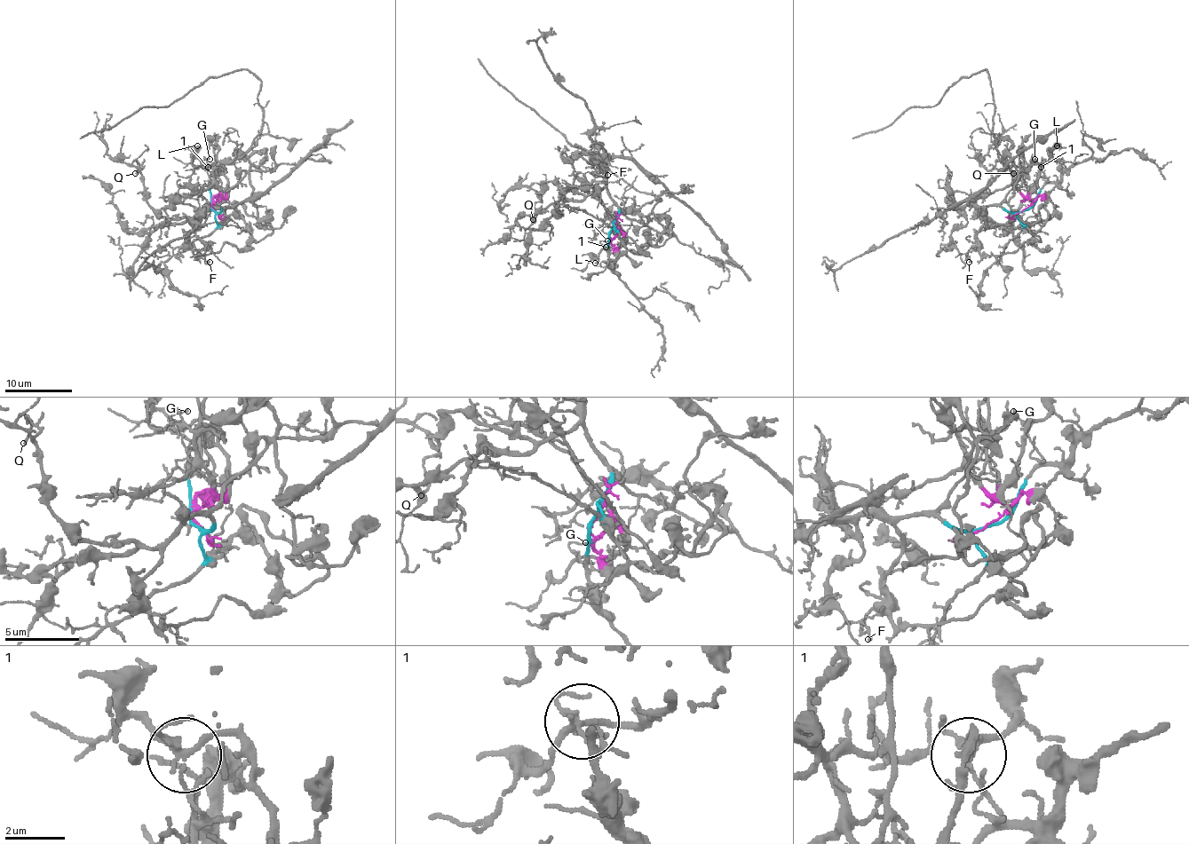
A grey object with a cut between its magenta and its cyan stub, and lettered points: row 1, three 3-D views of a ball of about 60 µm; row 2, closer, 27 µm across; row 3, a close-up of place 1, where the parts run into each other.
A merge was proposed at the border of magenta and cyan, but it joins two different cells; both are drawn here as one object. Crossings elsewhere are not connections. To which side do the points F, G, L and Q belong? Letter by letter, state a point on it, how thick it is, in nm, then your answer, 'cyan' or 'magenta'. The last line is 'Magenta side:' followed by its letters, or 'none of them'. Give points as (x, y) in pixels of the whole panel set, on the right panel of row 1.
F: (969, 262) | 130 nm | cyan
G: (1034, 159) | 110 nm | cyan
L: (1057, 145) | 190 nm | magenta
Q: (1013, 173) | 140 nm | cyan
Magenta side: L

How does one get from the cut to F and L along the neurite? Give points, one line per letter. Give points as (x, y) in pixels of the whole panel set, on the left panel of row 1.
F: (213, 209), (218, 212), (220, 207), (211, 205), (206, 210), (189, 240), (191, 246), (210, 261)
L: (213, 209), (213, 204), (225, 193), (225, 170), (218, 161), (203, 163), (196, 154), (200, 148), (196, 145)

